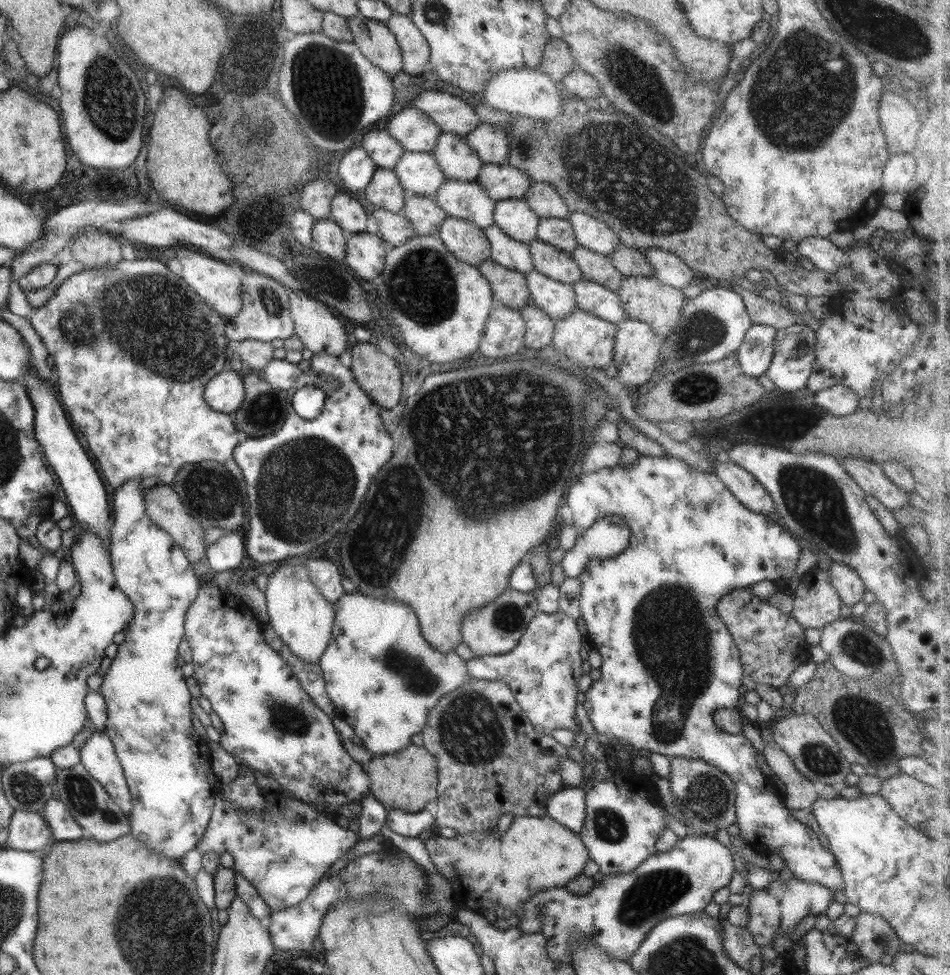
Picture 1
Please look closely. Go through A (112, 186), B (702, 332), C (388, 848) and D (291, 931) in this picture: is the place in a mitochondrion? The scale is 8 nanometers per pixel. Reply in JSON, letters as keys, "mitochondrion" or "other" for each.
{"A":"other","B":"mitochondrion","C":"other","D":"other"}

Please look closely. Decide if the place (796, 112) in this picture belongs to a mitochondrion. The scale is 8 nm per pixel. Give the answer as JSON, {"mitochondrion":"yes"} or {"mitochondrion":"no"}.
{"mitochondrion":"yes"}

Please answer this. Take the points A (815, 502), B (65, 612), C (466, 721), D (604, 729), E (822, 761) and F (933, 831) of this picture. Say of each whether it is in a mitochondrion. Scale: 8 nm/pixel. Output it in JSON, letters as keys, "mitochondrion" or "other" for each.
{"A":"mitochondrion","B":"other","C":"mitochondrion","D":"other","E":"mitochondrion","F":"other"}

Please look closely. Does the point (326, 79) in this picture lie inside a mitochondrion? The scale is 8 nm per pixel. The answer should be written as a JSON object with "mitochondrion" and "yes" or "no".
{"mitochondrion":"yes"}

